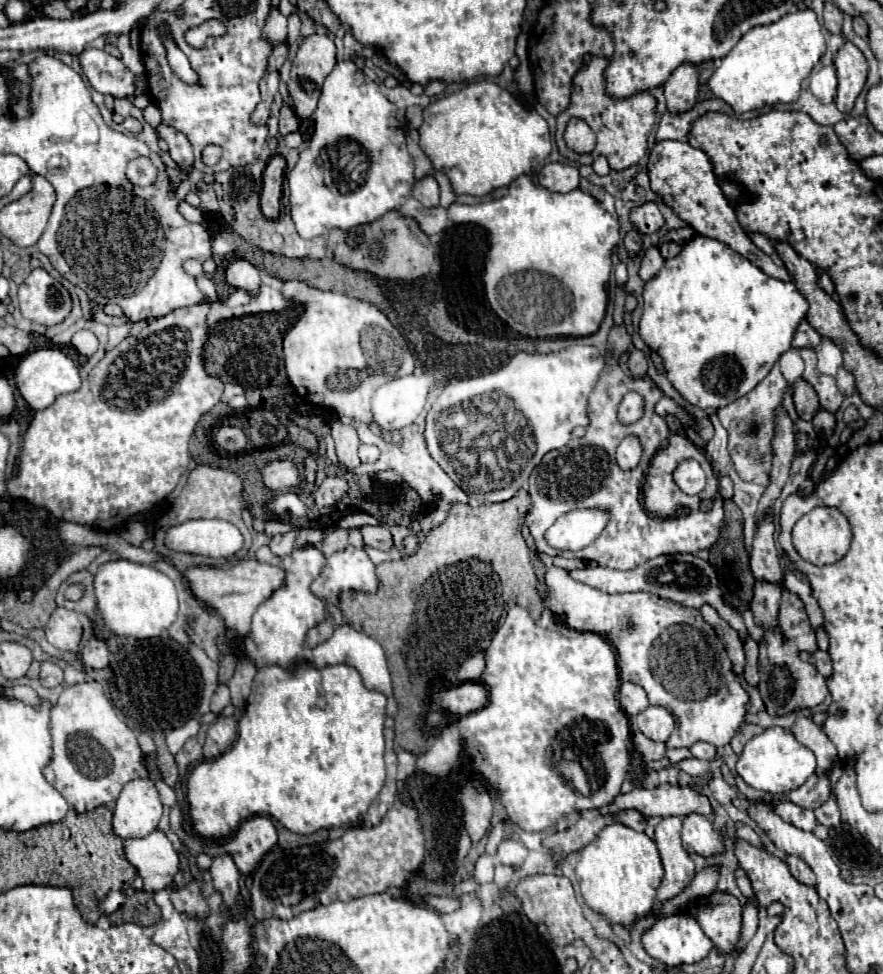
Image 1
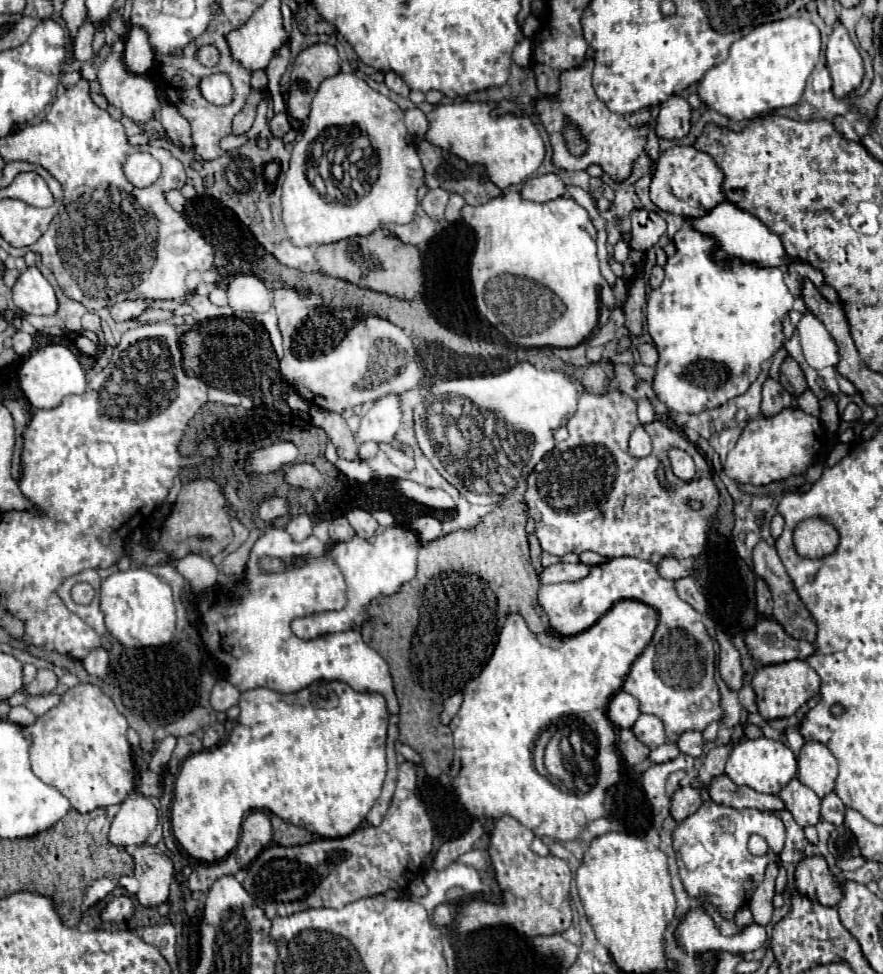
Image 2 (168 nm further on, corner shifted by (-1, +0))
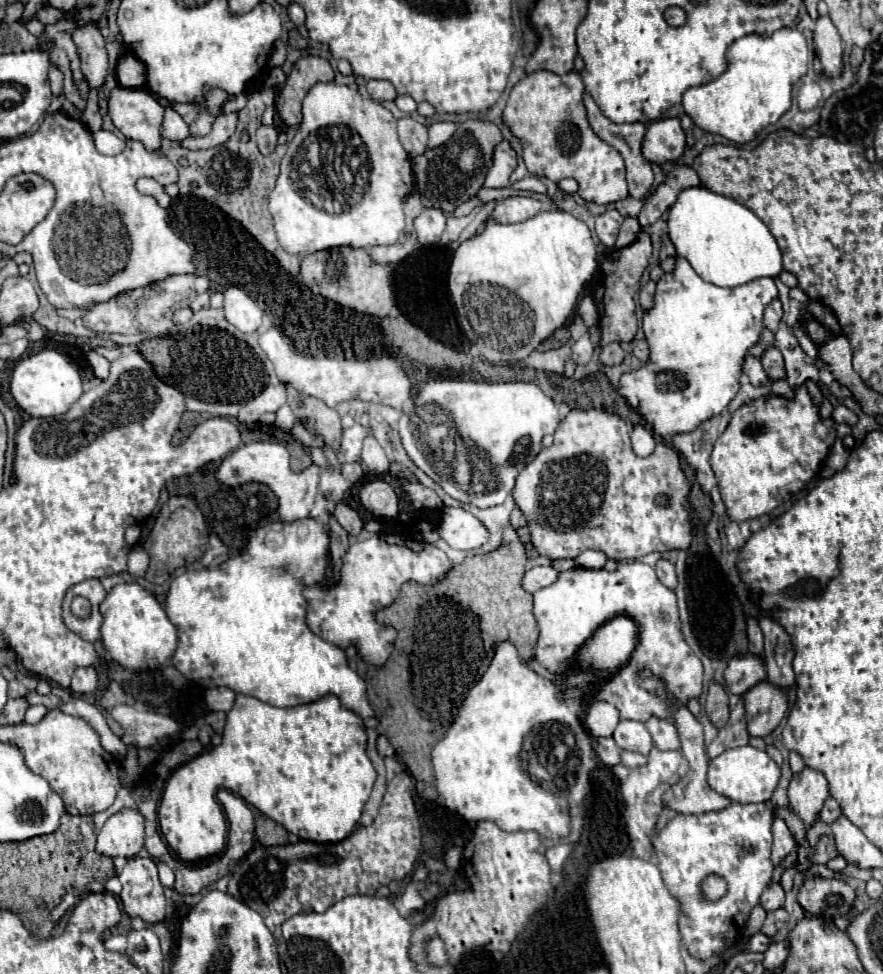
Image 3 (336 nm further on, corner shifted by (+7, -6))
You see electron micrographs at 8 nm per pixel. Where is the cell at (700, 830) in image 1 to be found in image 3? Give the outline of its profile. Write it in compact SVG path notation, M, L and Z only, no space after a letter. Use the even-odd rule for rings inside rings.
M769 802L737 804L721 812L677 814L655 838L653 848L659 858L659 870L671 896L679 902L679 930L685 946L695 958L709 958L729 948L743 932L749 912L759 902L761 892L771 882L773 864L769 860L775 812ZM739 846L753 846L751 856L739 856ZM707 876L721 876L727 882L727 894L715 902L705 900L701 886Z

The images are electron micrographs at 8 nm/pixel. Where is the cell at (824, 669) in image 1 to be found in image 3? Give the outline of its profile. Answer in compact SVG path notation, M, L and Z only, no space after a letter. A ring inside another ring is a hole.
M745 654L729 660L725 670L725 686L733 694L745 694L749 688L765 680L765 658Z

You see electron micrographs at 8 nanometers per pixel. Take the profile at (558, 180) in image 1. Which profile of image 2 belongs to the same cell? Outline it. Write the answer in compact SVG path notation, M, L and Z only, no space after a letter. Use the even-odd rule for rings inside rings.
M555 174L535 176L535 178L531 178L531 180L527 180L523 184L519 194L521 194L523 200L549 202L549 200L557 200L557 198L561 198L565 194L565 184Z

